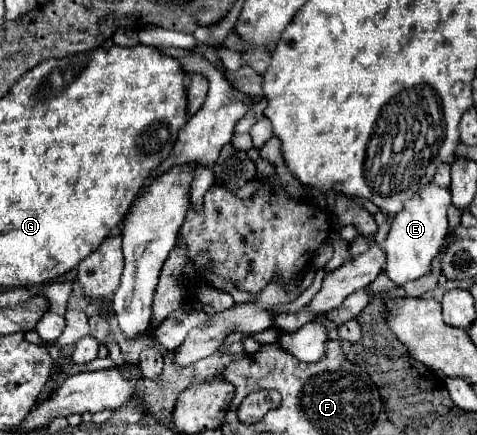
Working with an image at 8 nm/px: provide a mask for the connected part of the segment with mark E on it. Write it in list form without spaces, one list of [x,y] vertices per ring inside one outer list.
[[[426,184],[424,190],[414,194],[414,198],[404,204],[404,210],[396,214],[388,238],[382,242],[382,248],[388,256],[384,272],[396,286],[404,286],[408,280],[416,280],[432,272],[432,260],[440,254],[448,232],[446,210],[452,204],[450,200],[452,196],[448,188]]]

